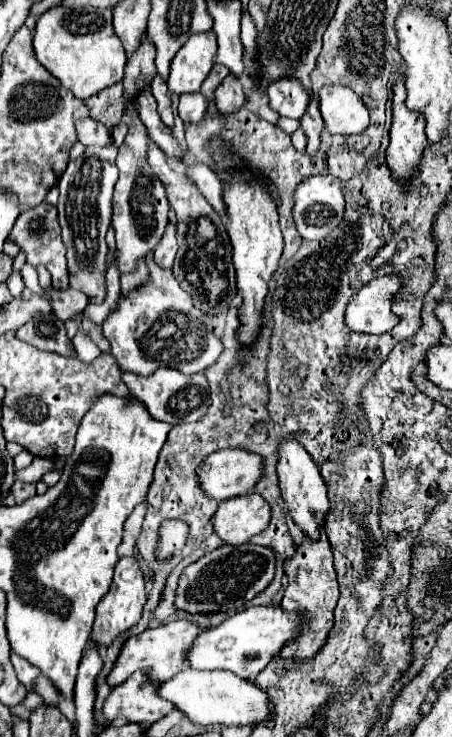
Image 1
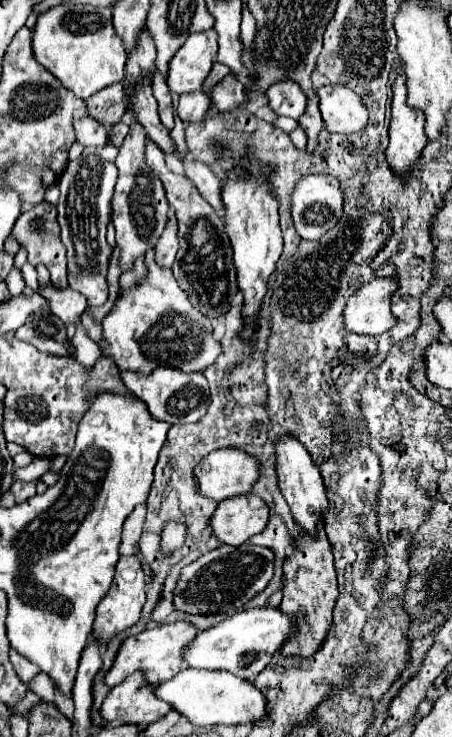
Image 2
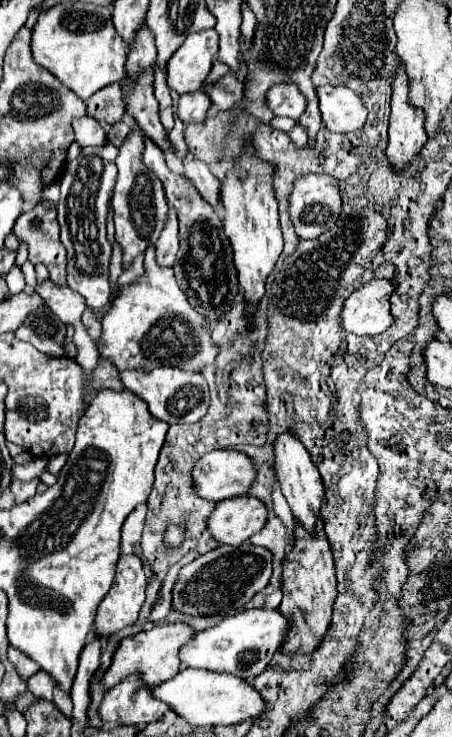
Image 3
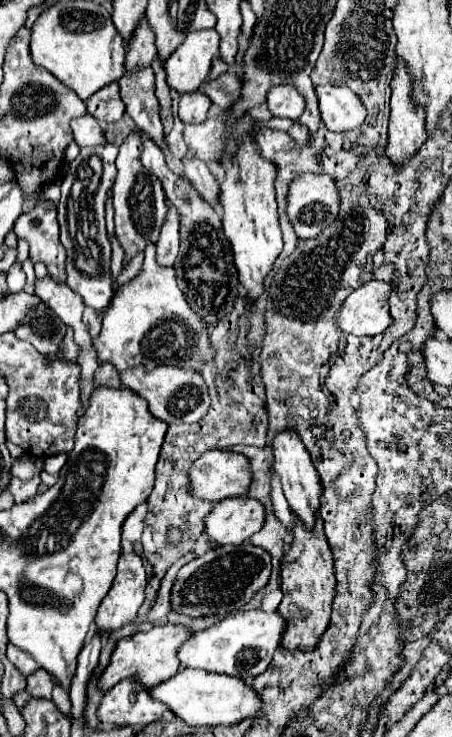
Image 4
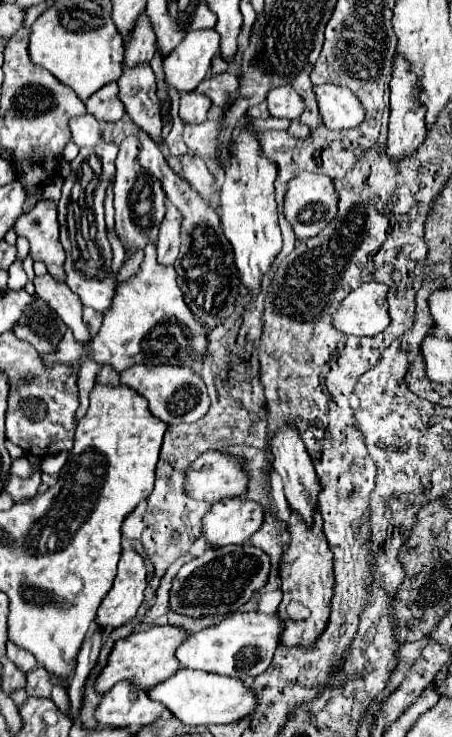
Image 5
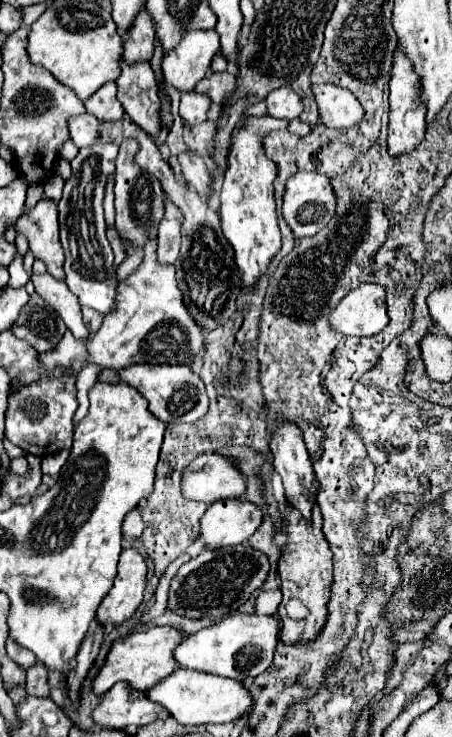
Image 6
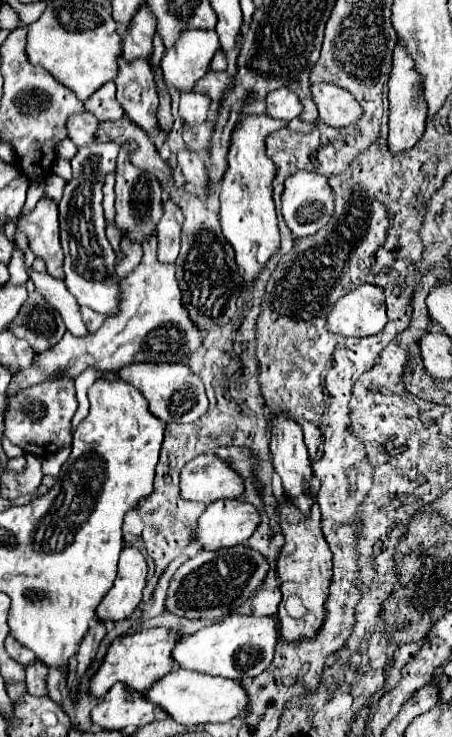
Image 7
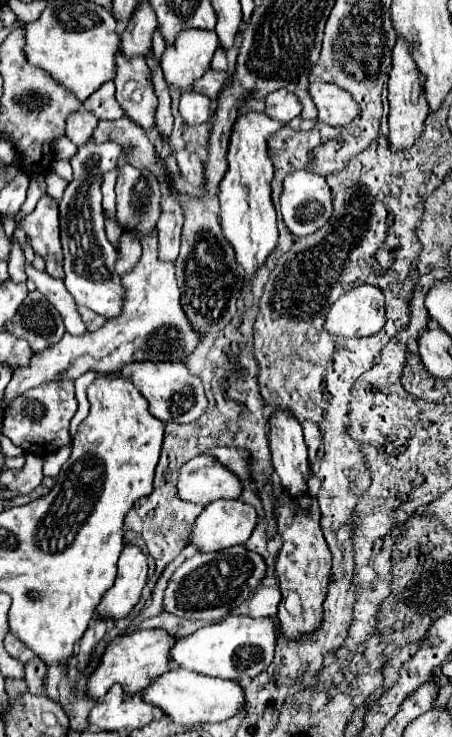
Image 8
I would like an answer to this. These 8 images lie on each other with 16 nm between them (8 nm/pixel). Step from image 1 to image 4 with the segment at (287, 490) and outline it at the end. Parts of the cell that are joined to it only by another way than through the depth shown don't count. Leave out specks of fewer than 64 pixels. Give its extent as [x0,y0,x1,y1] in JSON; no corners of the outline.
[272,428,322,528]

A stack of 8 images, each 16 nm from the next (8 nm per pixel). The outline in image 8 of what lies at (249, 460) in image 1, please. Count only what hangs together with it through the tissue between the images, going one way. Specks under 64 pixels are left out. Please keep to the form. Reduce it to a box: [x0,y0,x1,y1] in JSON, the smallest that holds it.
[176,454,240,504]

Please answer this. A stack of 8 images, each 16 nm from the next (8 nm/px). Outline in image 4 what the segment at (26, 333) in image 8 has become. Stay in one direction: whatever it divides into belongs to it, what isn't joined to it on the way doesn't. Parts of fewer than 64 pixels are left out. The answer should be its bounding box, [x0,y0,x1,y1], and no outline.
[14,302,66,354]

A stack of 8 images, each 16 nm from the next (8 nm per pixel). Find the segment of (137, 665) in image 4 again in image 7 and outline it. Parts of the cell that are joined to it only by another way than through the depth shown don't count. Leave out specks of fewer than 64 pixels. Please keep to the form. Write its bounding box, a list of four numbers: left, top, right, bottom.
[90,628,180,698]

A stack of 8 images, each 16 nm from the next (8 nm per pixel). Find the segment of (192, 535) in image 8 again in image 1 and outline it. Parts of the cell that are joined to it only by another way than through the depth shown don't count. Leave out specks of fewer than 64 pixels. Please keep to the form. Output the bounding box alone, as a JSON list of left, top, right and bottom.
[212,494,270,546]

